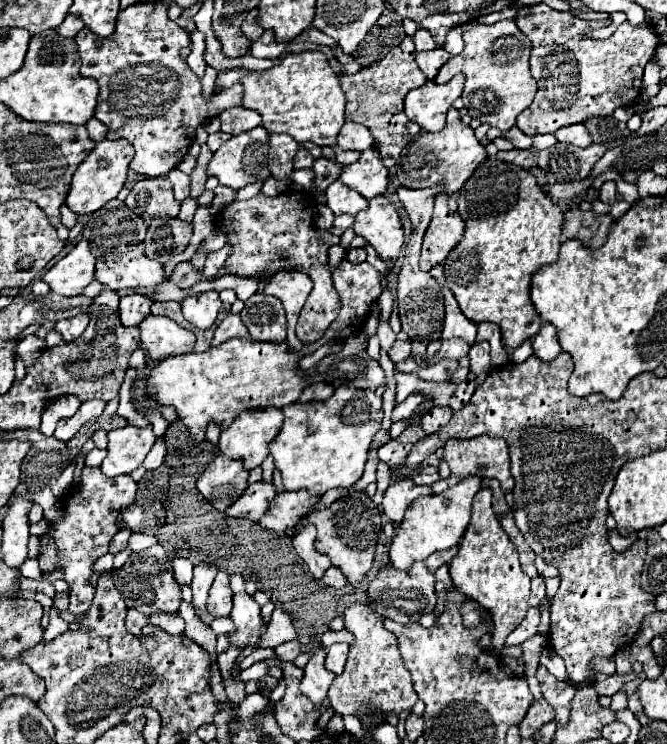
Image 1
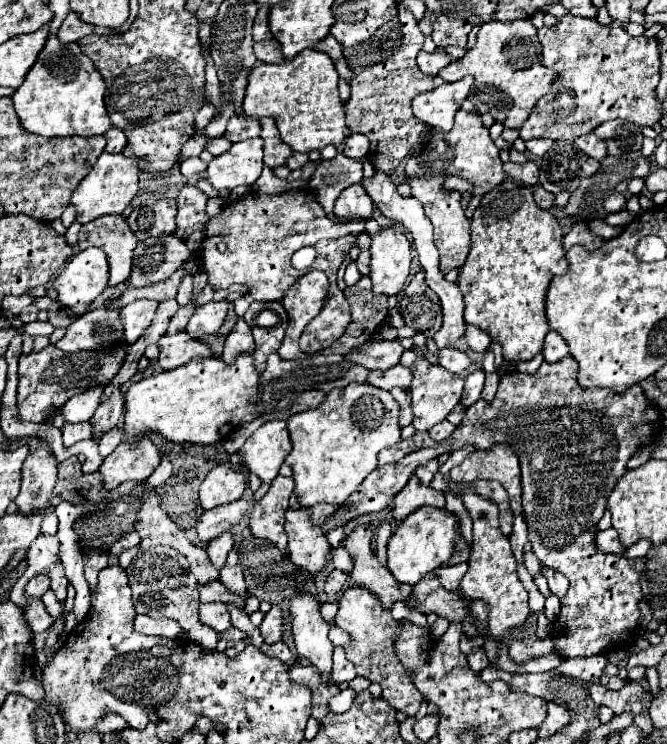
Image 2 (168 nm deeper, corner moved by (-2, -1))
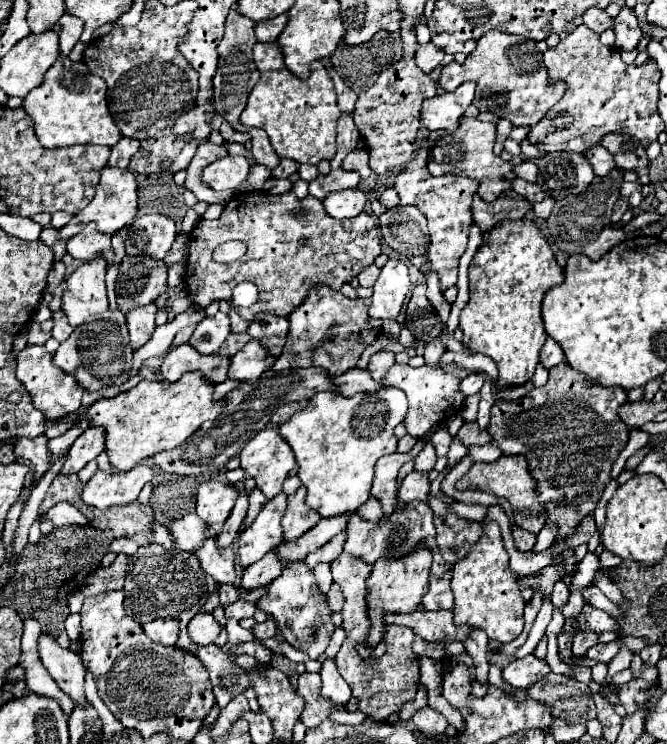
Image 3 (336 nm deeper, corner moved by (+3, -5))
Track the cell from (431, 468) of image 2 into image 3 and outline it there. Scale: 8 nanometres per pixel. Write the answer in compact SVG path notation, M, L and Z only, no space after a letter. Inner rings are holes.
M427 443L425 449L419 453L419 457L415 459L415 471L417 473L431 473L435 467L435 461L437 461L435 449L431 449L431 445Z

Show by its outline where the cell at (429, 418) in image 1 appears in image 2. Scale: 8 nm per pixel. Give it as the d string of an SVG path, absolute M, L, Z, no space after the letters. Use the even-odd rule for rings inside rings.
M444 419L444 421L440 421L438 425L434 425L428 433L430 433L430 437L432 437L436 443L440 443L440 441L448 439L448 437L454 433L454 429L456 429L456 427Z

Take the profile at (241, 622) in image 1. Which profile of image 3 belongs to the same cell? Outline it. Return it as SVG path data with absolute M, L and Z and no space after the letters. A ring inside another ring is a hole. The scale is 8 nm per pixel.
M209 537L203 543L203 549L197 549L197 559L201 561L201 567L213 575L213 579L217 583L227 583L233 585L235 583L235 557L233 557L233 549L217 549L215 545L215 537Z

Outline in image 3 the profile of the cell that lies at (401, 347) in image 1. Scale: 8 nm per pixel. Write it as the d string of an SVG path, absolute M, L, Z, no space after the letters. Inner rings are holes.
M379 351L379 353L375 353L373 357L371 357L371 361L369 361L369 371L371 371L371 377L375 379L375 381L381 381L383 377L385 377L385 373L391 369L391 365L395 363L395 355L393 353L389 353L389 351Z

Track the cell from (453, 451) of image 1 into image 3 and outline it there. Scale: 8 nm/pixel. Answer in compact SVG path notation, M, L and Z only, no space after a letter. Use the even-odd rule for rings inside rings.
M503 455L493 463L473 463L469 473L465 473L455 487L459 491L463 489L481 489L487 493L493 493L497 497L503 497L511 503L513 513L517 517L521 517L525 523L517 523L521 529L529 531L529 533L539 533L541 527L545 525L545 513L541 503L535 499L535 479L531 475L527 475L527 461L523 455Z

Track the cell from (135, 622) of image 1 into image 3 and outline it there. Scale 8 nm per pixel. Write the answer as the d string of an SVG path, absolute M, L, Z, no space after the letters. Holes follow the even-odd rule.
M155 619L143 625L143 631L153 643L175 645L179 635L179 623L175 619Z

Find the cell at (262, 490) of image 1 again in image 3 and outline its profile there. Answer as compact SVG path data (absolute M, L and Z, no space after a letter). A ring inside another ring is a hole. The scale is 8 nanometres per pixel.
M195 513L185 515L183 519L175 521L169 531L173 533L177 547L181 551L195 551L203 545L203 539L209 537L211 527L207 523L203 523L203 519L199 519Z

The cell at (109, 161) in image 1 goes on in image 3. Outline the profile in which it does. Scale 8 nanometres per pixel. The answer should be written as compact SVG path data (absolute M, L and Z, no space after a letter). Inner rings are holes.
M105 165L101 171L101 179L97 183L95 197L91 199L91 203L83 211L79 211L73 217L73 223L95 223L97 231L101 231L101 233L117 233L119 229L123 229L125 225L129 225L133 221L135 213L137 213L137 181L135 181L135 175L129 169Z

